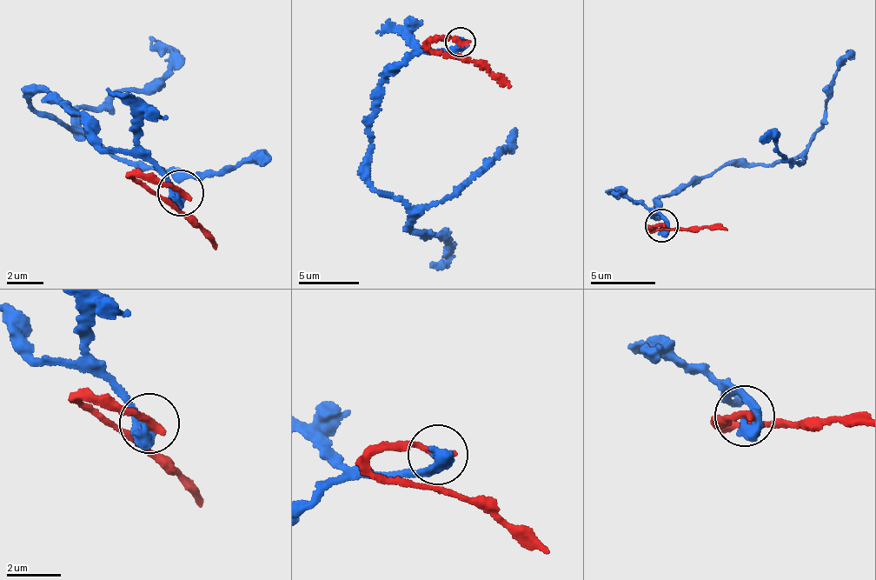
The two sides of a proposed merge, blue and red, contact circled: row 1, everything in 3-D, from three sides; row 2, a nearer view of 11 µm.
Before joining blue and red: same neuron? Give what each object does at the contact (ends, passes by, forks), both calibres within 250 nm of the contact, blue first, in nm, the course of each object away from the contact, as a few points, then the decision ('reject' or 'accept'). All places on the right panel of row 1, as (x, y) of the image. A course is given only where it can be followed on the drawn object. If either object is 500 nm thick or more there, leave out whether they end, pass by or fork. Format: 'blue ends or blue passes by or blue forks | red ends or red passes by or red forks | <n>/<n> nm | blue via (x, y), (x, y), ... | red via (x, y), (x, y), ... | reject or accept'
500/320 nm | blue via (660, 226), (653, 217), (663, 196), (727, 164), (806, 156), (801, 163), (786, 160), (760, 137) | red via (660, 226), (648, 230), (714, 224), (727, 232) | reject

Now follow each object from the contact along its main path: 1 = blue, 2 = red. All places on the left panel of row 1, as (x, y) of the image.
1: (180, 193), (151, 162), (112, 151), (43, 90), (28, 101), (134, 164), (191, 173), (272, 159)
2: (180, 193), (157, 183), (133, 176), (194, 214), (208, 231), (214, 251)

